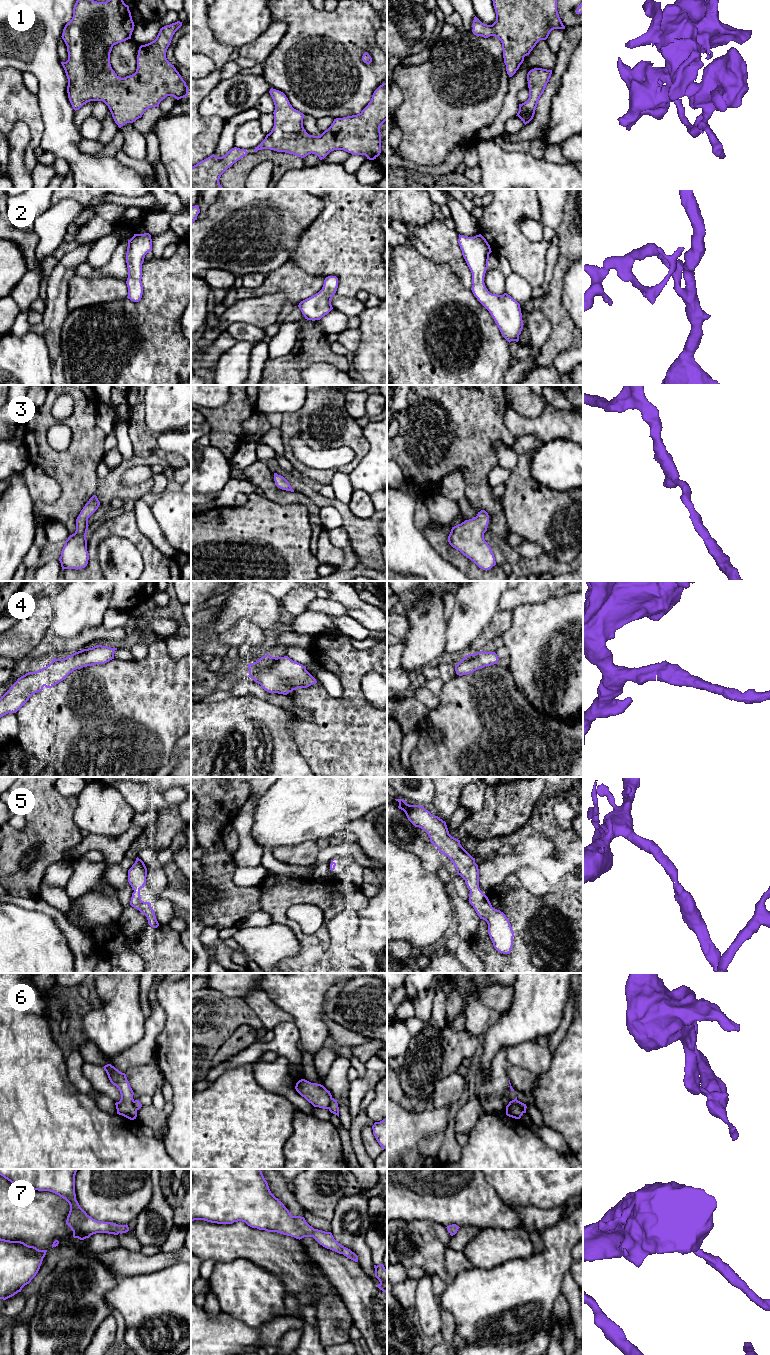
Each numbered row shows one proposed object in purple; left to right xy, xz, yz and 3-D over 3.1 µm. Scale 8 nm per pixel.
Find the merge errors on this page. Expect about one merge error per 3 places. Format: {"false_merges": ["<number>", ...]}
{"false_merges": ["6"]}

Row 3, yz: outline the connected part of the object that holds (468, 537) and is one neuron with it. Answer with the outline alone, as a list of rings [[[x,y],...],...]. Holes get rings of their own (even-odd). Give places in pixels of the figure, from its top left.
[[[481,510],[476,517],[452,527],[448,536],[448,542],[453,548],[483,570],[489,570],[496,565],[492,549],[484,539],[488,523],[488,513]]]

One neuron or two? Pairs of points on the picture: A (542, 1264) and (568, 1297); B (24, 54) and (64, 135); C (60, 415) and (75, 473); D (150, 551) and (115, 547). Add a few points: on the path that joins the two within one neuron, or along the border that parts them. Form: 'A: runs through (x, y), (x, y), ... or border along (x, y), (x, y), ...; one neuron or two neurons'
A: border along (569, 1269), (564, 1275), (561, 1292), (552, 1310); two neurons
B: runs through (44, 74), (53, 83), (53, 101), (58, 115); one neuron
C: border along (73, 400), (72, 413), (62, 421); two neurons
D: border along (119, 536), (126, 537), (139, 551), (143, 570); two neurons

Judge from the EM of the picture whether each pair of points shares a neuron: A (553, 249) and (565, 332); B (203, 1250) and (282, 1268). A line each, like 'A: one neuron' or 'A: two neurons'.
A: two neurons
B: one neuron

